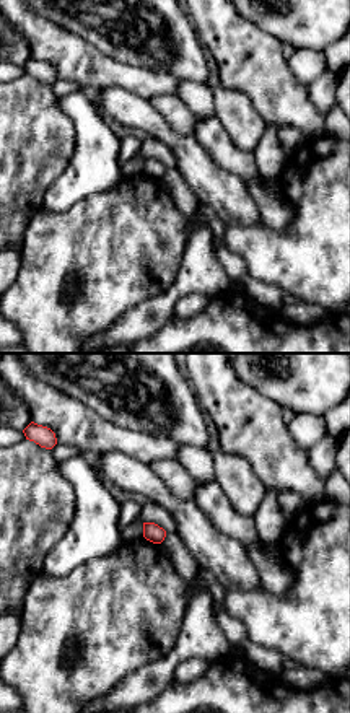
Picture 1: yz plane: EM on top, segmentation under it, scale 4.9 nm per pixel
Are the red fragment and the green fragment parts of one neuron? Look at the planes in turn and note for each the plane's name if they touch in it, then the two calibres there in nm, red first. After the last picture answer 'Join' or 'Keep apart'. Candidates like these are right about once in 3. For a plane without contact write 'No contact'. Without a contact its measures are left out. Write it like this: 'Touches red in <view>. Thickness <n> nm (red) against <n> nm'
No contact

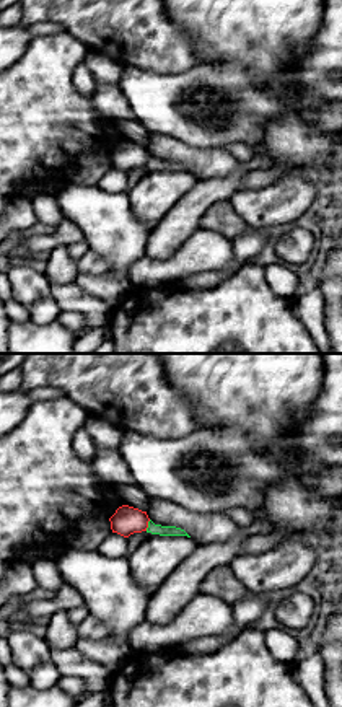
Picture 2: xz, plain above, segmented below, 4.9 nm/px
Touches red in xz. Thickness 140 nm (red) against 50 nm

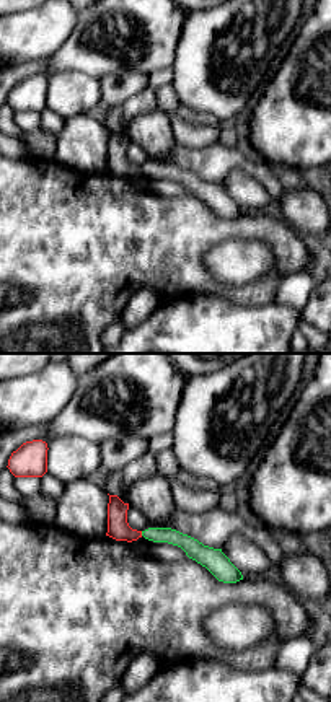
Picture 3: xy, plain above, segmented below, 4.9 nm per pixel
Touches red in xy. Thickness 110 nm (red) against 80 nm

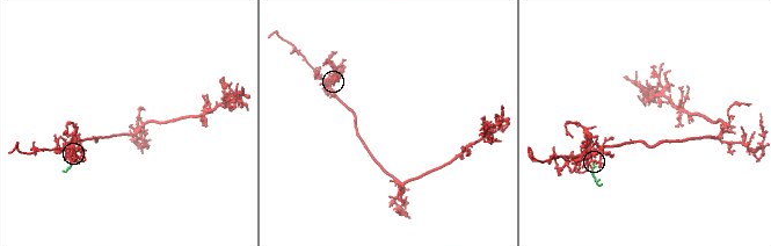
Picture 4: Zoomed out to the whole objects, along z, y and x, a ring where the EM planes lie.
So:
Join

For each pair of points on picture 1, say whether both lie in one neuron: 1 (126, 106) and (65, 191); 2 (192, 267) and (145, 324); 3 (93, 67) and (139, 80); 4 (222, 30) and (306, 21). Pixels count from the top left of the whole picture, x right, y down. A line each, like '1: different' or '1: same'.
1: different
2: same
3: same
4: different

